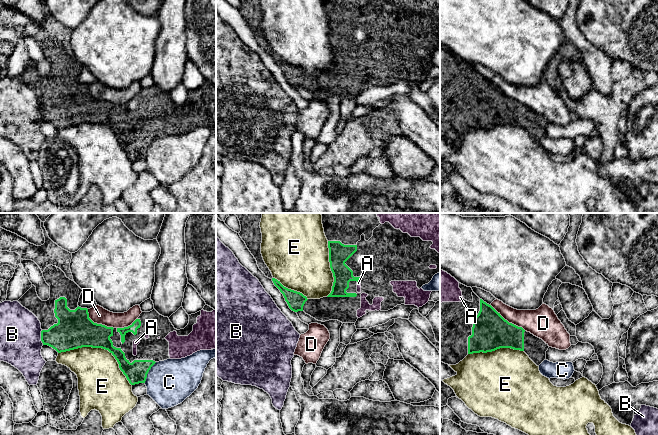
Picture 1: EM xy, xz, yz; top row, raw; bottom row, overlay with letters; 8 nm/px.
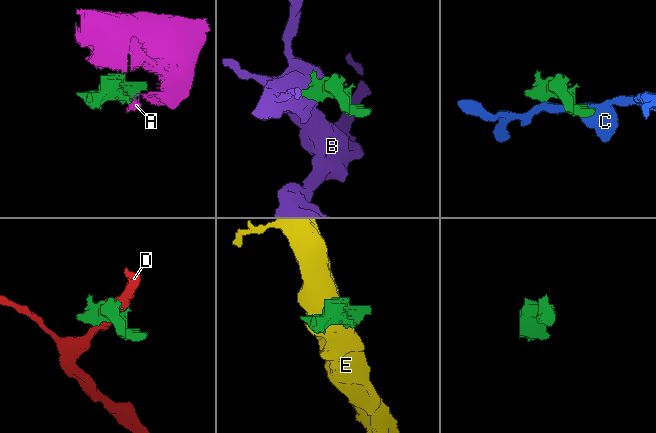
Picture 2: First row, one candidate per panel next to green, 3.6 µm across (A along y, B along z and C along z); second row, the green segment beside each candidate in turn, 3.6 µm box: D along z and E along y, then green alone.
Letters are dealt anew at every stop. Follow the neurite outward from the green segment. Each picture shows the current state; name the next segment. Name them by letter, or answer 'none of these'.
A

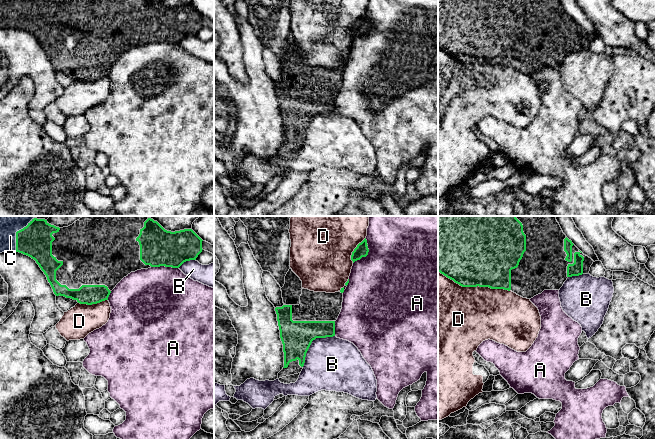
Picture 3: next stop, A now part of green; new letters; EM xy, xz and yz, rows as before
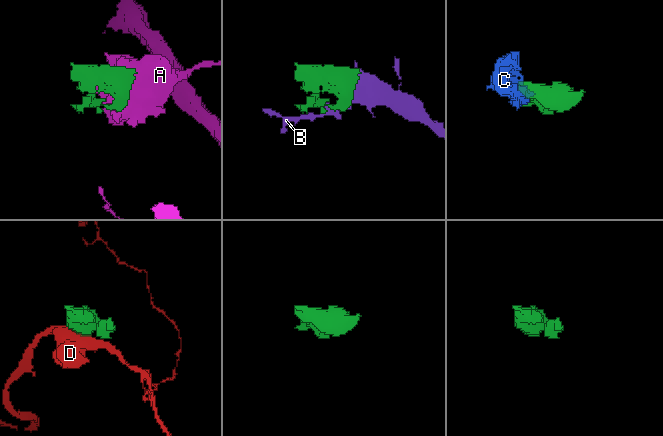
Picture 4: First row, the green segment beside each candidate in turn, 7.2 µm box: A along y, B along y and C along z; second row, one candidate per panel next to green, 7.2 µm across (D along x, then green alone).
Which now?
C

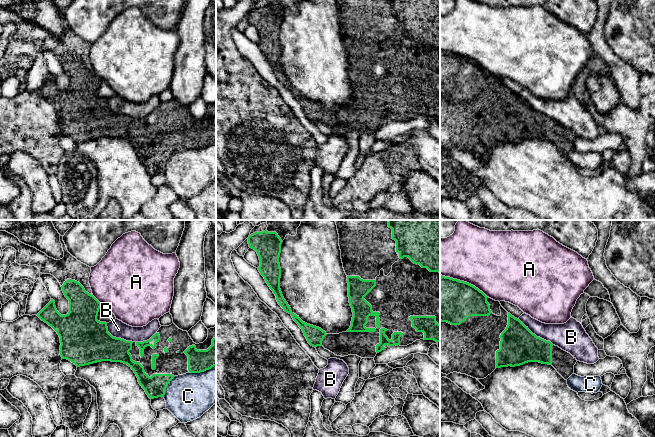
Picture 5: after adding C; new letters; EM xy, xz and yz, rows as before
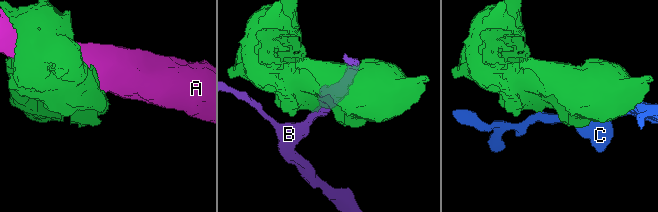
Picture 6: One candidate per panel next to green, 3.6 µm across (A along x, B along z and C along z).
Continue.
none of these

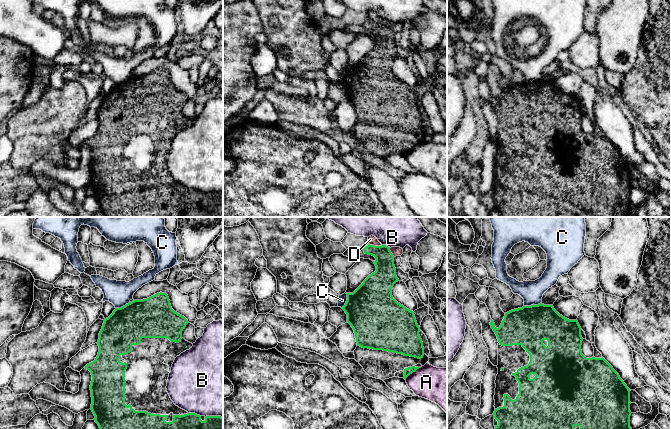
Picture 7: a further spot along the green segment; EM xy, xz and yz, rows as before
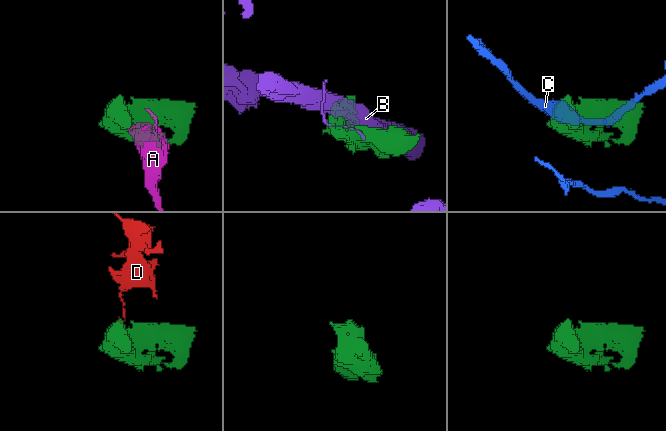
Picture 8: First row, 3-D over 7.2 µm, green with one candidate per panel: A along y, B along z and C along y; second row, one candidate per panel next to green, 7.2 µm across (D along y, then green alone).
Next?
none of these

